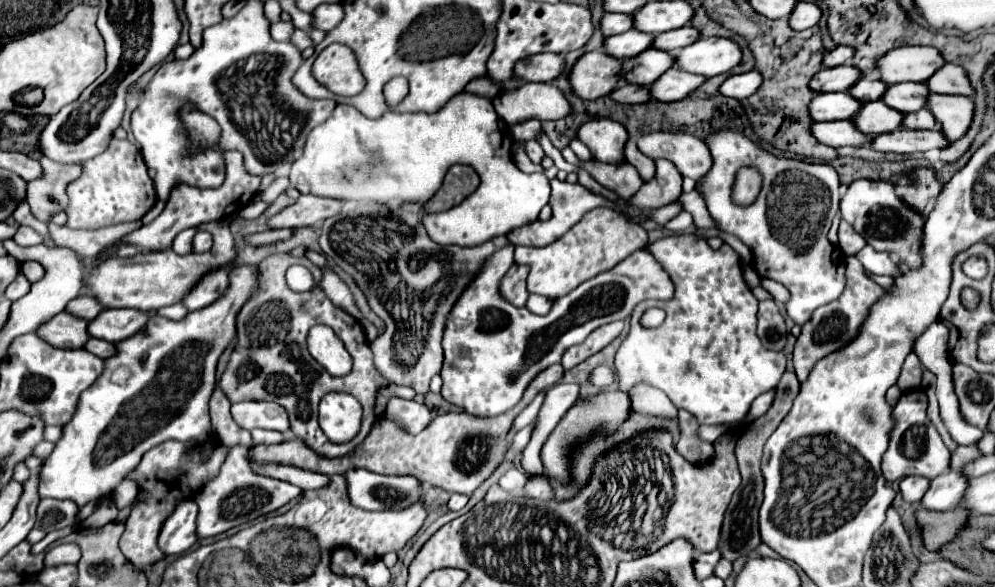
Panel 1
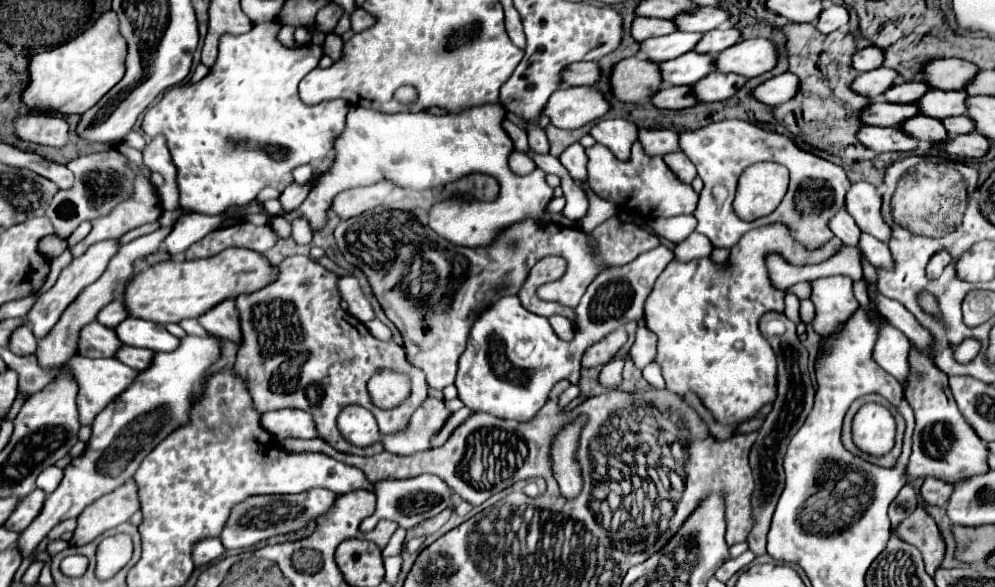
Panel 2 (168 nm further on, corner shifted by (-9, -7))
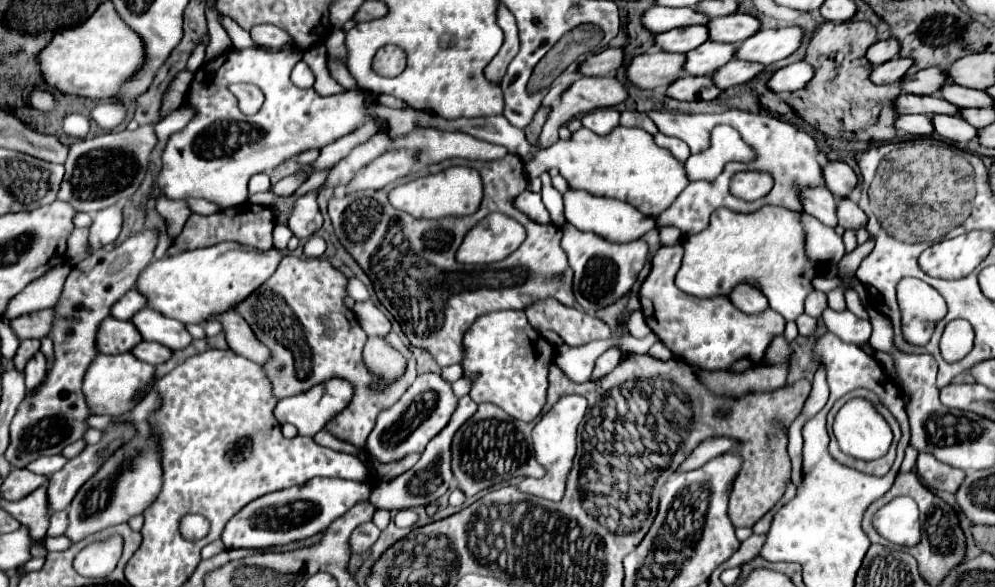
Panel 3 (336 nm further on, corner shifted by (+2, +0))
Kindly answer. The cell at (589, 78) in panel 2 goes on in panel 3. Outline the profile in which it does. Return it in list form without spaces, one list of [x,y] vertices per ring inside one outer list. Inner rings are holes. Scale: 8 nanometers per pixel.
[[[609,47],[597,55],[591,55],[585,63],[581,63],[581,67],[577,67],[577,73],[581,73],[581,75],[609,75],[611,71],[615,71],[621,65],[621,59],[623,59],[623,51]]]

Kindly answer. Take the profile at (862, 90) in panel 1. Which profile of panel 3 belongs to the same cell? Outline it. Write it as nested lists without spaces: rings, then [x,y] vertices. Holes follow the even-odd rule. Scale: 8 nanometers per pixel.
[[[921,69],[917,73],[907,73],[905,79],[901,81],[901,91],[903,93],[913,93],[913,95],[937,95],[939,87],[945,85],[947,77],[945,71],[941,69]]]

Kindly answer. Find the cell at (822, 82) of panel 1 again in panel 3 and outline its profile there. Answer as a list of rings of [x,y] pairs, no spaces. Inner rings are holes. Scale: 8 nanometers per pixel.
[[[901,57],[889,59],[889,63],[877,65],[877,67],[871,71],[869,79],[873,79],[873,83],[877,83],[877,85],[899,83],[911,65],[913,65],[911,59],[901,59]]]

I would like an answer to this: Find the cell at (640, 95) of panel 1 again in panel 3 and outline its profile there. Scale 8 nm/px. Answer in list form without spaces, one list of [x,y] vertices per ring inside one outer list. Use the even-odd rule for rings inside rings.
[[[683,75],[677,79],[677,83],[669,85],[665,91],[667,97],[677,99],[677,101],[699,101],[699,99],[717,99],[719,89],[713,85],[709,77],[693,77],[693,75]]]

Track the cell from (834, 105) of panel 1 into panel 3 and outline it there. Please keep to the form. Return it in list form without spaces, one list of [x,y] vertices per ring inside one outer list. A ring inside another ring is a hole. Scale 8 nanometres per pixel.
[[[899,95],[897,107],[901,107],[897,111],[897,115],[911,115],[911,113],[957,115],[959,113],[959,107],[955,107],[955,105],[943,101],[941,97],[935,97],[935,95]]]

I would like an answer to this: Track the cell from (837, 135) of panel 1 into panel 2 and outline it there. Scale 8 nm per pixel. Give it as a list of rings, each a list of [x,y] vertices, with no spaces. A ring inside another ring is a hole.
[[[864,126],[858,134],[864,146],[870,146],[876,152],[894,152],[894,150],[916,150],[918,142],[914,136],[906,134],[902,128],[876,128]]]

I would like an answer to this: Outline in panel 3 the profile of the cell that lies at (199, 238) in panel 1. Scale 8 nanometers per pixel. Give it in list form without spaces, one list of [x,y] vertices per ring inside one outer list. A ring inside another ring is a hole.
[[[243,203],[243,205],[231,207],[231,209],[223,209],[219,213],[213,213],[213,215],[191,215],[187,219],[181,235],[169,247],[167,255],[217,245],[221,241],[235,241],[235,243],[241,243],[241,245],[247,245],[247,247],[267,251],[267,249],[273,247],[273,239],[271,239],[273,227],[275,227],[273,211],[269,211],[269,207],[263,207],[263,205],[253,205],[251,207],[249,203]]]

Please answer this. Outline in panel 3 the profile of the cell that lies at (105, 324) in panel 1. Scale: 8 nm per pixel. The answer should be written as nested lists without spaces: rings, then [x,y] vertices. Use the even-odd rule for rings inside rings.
[[[145,307],[145,311],[137,311],[137,315],[133,315],[131,323],[137,327],[137,331],[141,333],[141,337],[145,341],[155,341],[169,349],[183,349],[193,339],[185,331],[181,321],[163,317],[161,313],[157,313],[149,307]]]

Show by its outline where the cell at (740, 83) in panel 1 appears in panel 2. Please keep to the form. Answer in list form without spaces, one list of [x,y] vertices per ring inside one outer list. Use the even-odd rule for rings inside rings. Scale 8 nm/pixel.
[[[786,72],[786,74],[780,74],[780,76],[760,84],[754,90],[754,94],[760,102],[770,104],[770,106],[778,106],[778,104],[792,100],[796,96],[798,88],[800,88],[800,78],[792,72]]]

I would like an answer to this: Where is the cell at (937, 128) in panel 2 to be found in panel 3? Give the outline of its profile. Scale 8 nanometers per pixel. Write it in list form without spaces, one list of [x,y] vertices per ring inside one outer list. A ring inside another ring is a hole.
[[[933,115],[931,123],[935,127],[935,135],[951,143],[971,141],[977,135],[977,129],[963,121],[959,115]]]

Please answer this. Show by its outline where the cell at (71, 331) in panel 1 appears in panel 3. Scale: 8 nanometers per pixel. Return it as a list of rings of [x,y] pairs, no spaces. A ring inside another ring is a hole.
[[[113,317],[101,321],[97,329],[97,351],[105,355],[119,355],[131,351],[141,341],[141,335],[131,321],[117,321]]]

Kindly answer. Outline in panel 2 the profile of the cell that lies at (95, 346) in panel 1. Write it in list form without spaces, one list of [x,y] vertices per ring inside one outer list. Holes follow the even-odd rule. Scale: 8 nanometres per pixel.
[[[124,346],[118,350],[116,358],[124,364],[128,364],[134,370],[146,370],[152,364],[154,352],[152,350],[144,350],[144,348],[132,348],[132,346]]]

